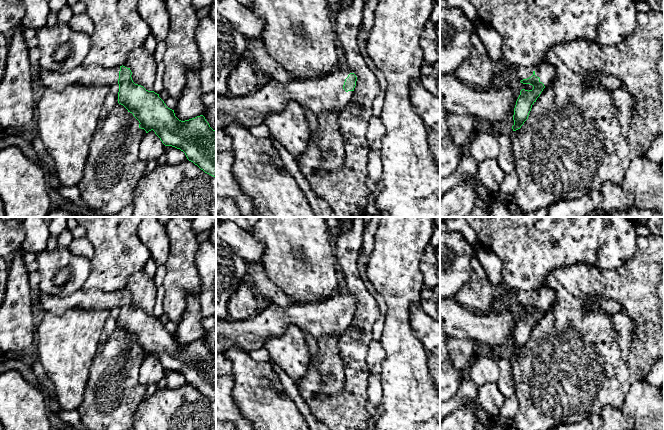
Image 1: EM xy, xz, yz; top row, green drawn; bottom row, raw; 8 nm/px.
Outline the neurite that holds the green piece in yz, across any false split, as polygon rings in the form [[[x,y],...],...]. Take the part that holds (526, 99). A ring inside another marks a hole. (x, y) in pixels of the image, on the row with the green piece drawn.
[[[542,62],[532,67],[519,67],[516,69],[515,75],[518,81],[532,85],[533,89],[529,91],[522,89],[520,91],[514,108],[513,131],[520,129],[528,119],[532,105],[536,102],[543,89],[554,79],[555,72],[549,64]]]

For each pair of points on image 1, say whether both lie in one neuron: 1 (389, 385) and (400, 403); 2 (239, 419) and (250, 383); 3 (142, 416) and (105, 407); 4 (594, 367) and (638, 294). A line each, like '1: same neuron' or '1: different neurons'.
1: same neuron
2: different neurons
3: different neurons
4: same neuron

